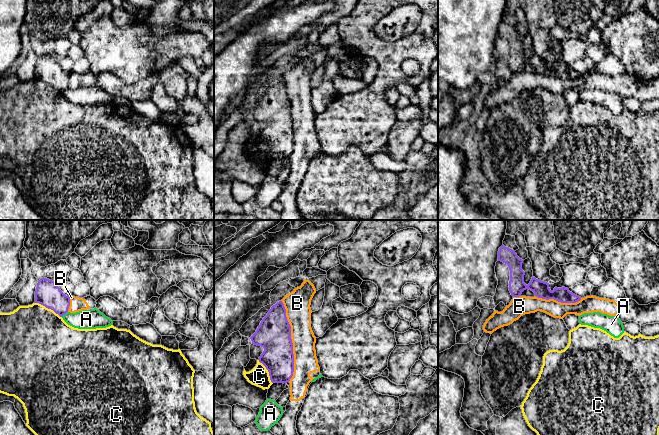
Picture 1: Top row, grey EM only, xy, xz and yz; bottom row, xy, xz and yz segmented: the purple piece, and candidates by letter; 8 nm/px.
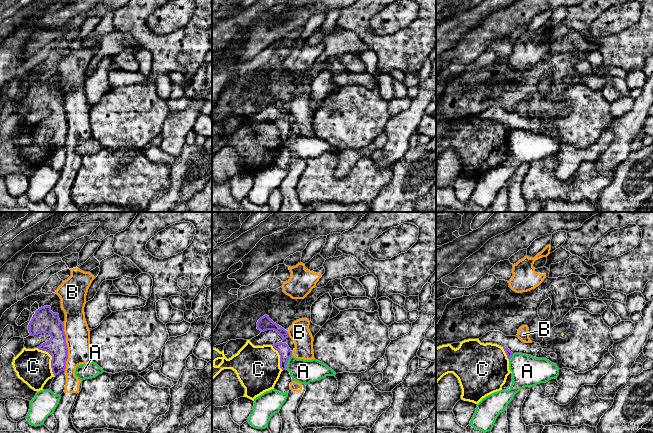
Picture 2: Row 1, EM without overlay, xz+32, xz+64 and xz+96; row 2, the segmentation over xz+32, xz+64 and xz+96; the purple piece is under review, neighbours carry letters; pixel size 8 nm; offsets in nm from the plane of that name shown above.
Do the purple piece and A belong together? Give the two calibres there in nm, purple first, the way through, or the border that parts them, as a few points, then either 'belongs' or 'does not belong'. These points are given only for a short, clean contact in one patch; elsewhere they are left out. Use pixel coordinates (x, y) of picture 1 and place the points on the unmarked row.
200 nm thick on the purple side, 160 nm on the other; border along xy (67, 87), (62, 93); does not belong

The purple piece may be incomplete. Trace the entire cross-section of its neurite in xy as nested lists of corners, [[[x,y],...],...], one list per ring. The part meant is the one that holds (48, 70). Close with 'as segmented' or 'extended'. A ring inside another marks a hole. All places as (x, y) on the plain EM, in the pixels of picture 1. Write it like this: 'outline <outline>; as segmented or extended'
outline [[[41,54],[35,67],[35,79],[39,79],[63,93],[68,88],[70,73],[66,72],[54,57]]]; as segmented

